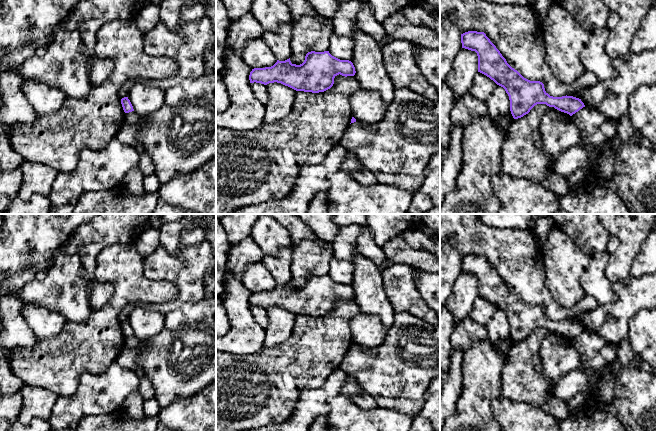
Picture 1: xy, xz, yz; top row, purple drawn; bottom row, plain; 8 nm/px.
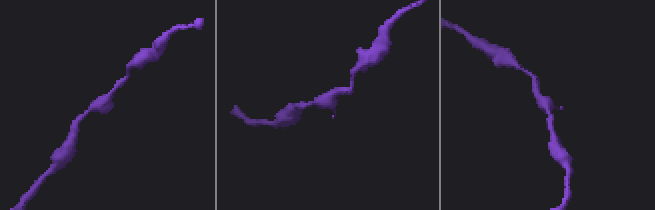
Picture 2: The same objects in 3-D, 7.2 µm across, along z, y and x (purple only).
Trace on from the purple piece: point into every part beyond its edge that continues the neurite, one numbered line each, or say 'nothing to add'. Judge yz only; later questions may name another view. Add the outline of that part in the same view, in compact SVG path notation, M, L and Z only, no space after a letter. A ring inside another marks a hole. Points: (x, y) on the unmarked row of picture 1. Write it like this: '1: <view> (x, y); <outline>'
nothing to add

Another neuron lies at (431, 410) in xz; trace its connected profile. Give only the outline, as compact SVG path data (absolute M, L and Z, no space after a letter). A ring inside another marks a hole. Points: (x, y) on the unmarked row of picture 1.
M440 376L430 381L424 398L424 406L418 415L428 419L435 431L440 431Z

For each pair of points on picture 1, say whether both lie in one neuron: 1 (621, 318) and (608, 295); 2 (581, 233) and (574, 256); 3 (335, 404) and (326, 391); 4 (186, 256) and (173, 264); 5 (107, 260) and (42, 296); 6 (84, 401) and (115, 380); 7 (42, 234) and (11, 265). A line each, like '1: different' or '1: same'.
1: different
2: different
3: different
4: same
5: different
6: same
7: same

